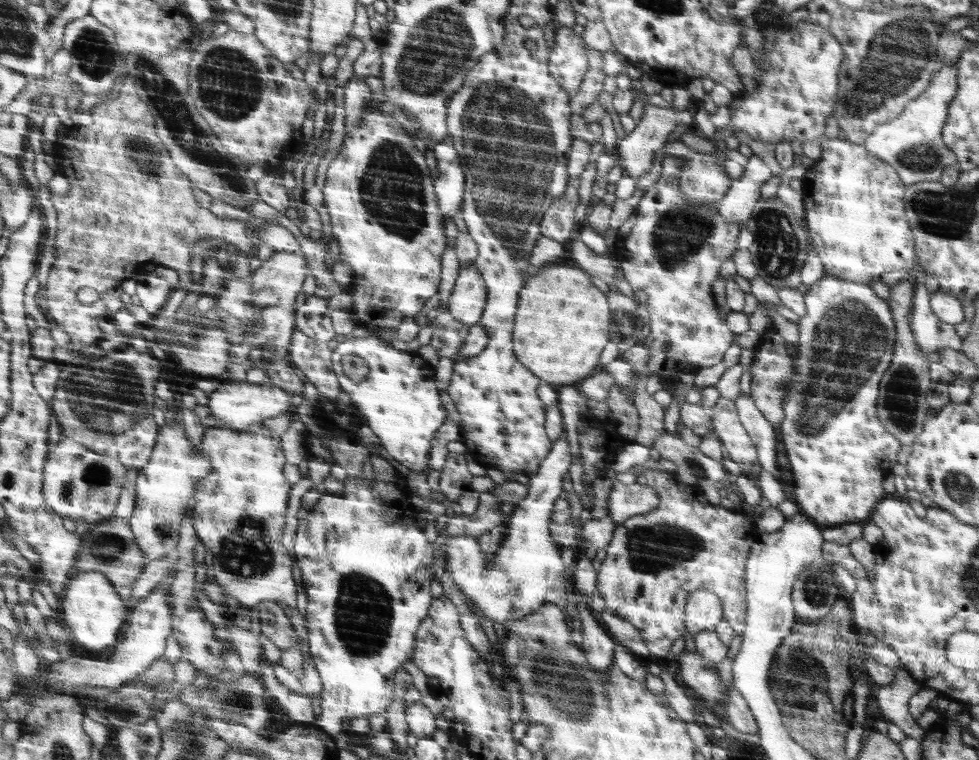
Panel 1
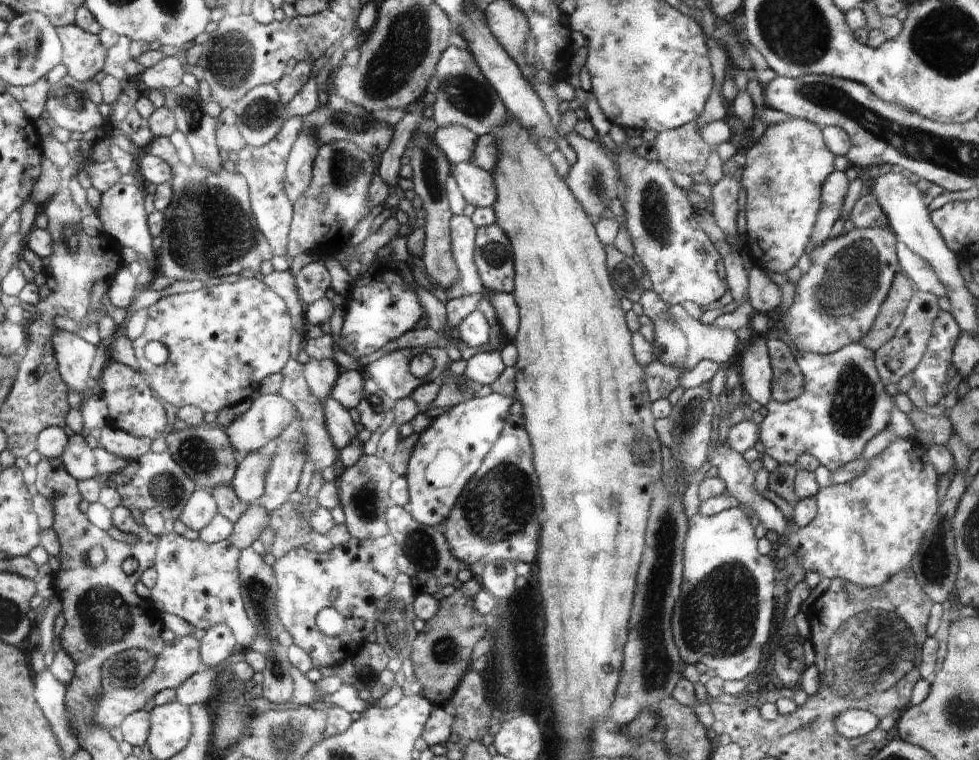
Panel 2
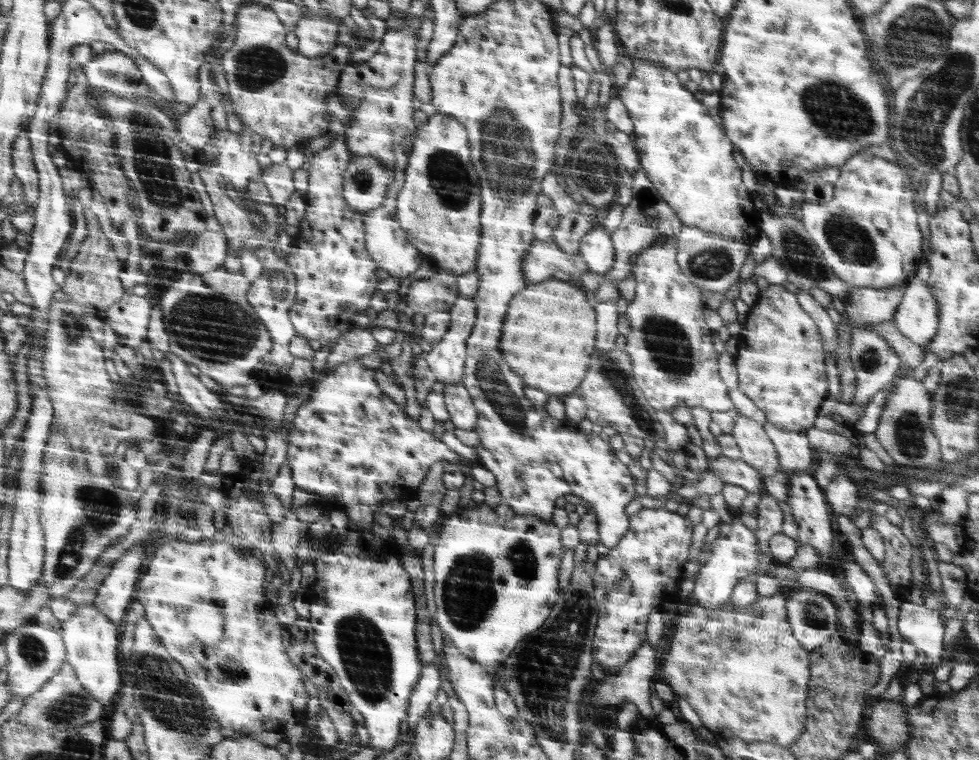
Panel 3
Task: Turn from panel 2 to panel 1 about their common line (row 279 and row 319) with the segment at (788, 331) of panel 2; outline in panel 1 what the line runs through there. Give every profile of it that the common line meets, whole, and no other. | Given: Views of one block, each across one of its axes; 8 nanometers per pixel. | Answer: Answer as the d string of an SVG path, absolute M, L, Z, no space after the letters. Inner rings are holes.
M825 274L816 284L807 286L803 295L806 316L798 320L799 346L796 348L794 377L790 382L794 390L790 392L790 404L784 404L785 419L778 424L786 456L794 474L794 501L799 512L812 517L818 526L825 528L845 523L856 523L869 518L882 500L882 480L891 474L896 464L900 442L892 436L876 416L882 375L890 366L895 345L896 329L890 305L876 295L864 283L844 280Z

